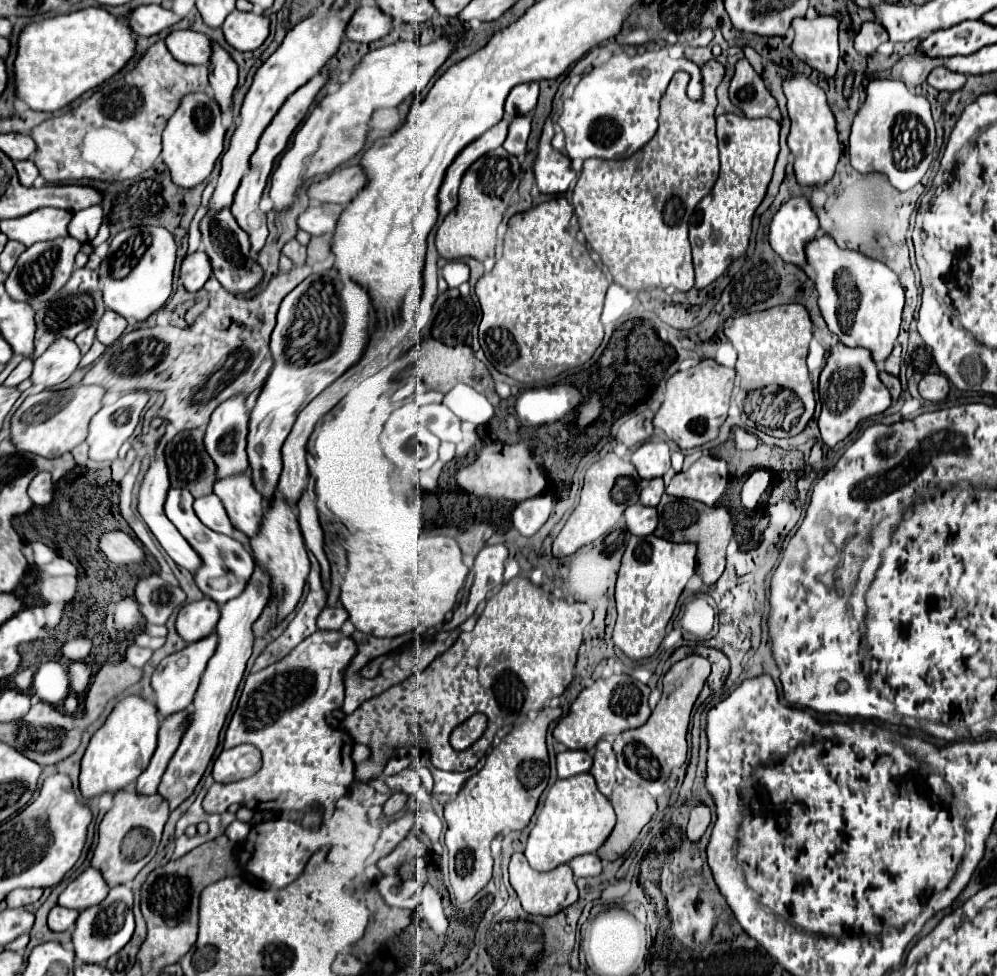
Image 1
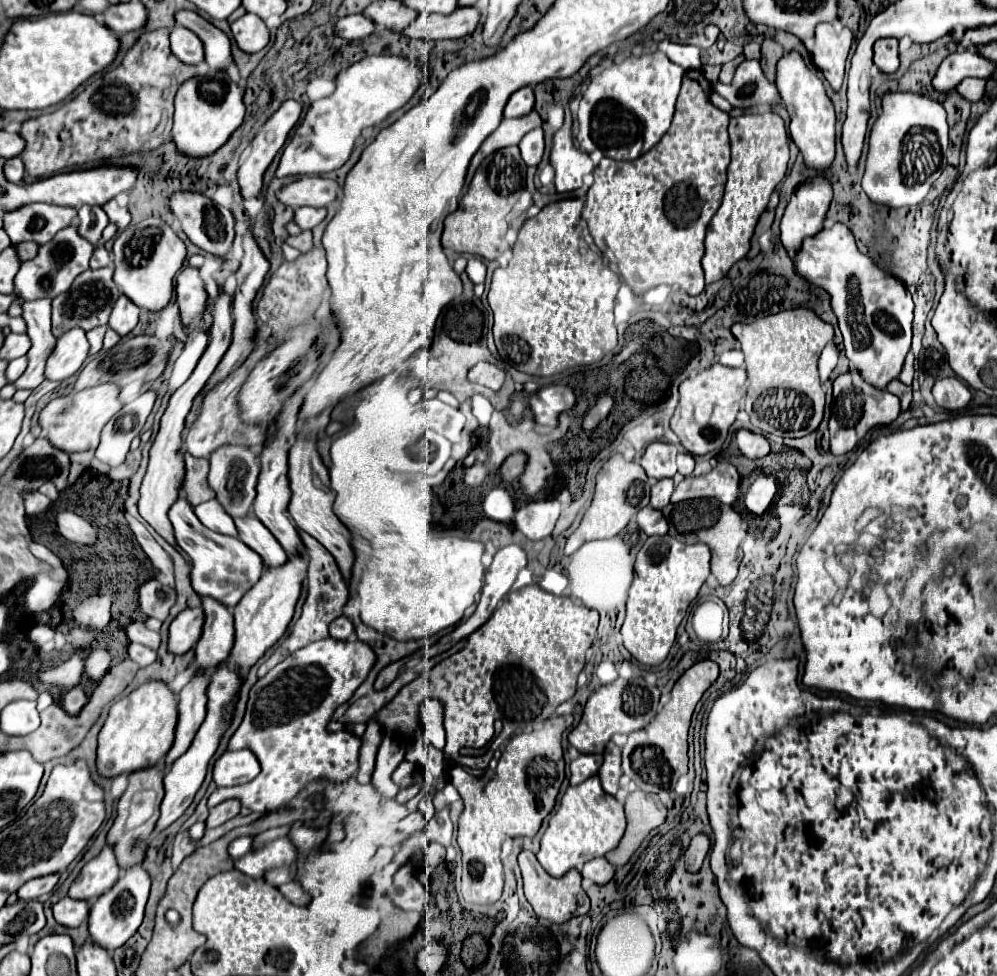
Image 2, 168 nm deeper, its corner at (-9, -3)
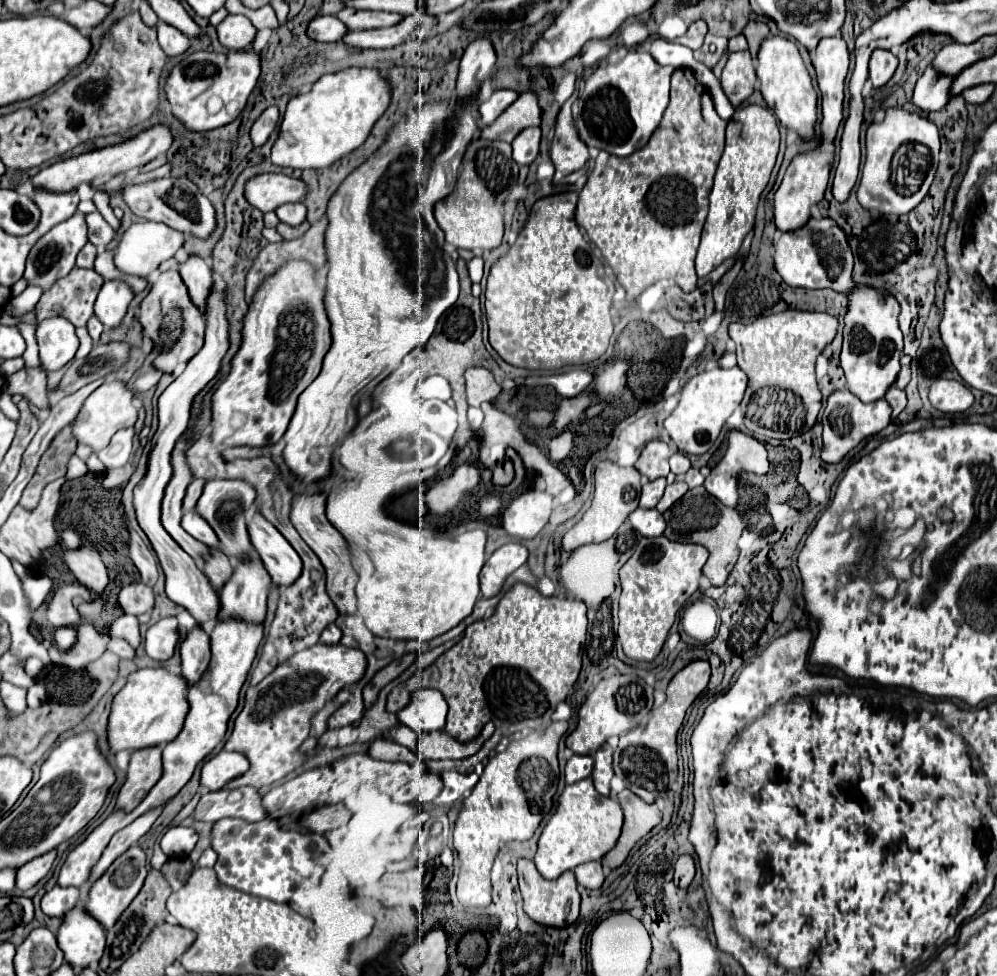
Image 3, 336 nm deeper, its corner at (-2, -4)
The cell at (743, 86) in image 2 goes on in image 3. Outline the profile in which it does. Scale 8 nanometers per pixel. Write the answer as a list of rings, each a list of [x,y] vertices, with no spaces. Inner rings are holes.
[[[749,52],[729,54],[729,60],[721,76],[721,86],[735,110],[741,106],[743,100],[749,98],[749,94],[753,94],[755,84],[757,84],[757,76]]]

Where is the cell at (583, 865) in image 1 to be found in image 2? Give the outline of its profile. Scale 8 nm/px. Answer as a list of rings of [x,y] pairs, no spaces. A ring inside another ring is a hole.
[[[598,857],[582,867],[582,877],[590,879],[596,885],[606,885],[614,877],[614,867],[604,857]]]

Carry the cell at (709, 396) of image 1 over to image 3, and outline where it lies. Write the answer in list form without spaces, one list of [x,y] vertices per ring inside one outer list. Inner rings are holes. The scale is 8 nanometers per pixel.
[[[737,366],[729,370],[715,368],[715,370],[693,376],[681,390],[679,406],[665,420],[665,430],[669,432],[677,448],[685,454],[705,454],[717,440],[725,420],[741,404],[745,388],[747,388],[747,376]]]

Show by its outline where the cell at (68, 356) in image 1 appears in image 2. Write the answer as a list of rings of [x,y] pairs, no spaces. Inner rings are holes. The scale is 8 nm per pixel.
[[[68,329],[64,335],[58,337],[54,351],[46,363],[46,379],[64,381],[74,375],[84,359],[88,357],[88,341],[84,329]]]

